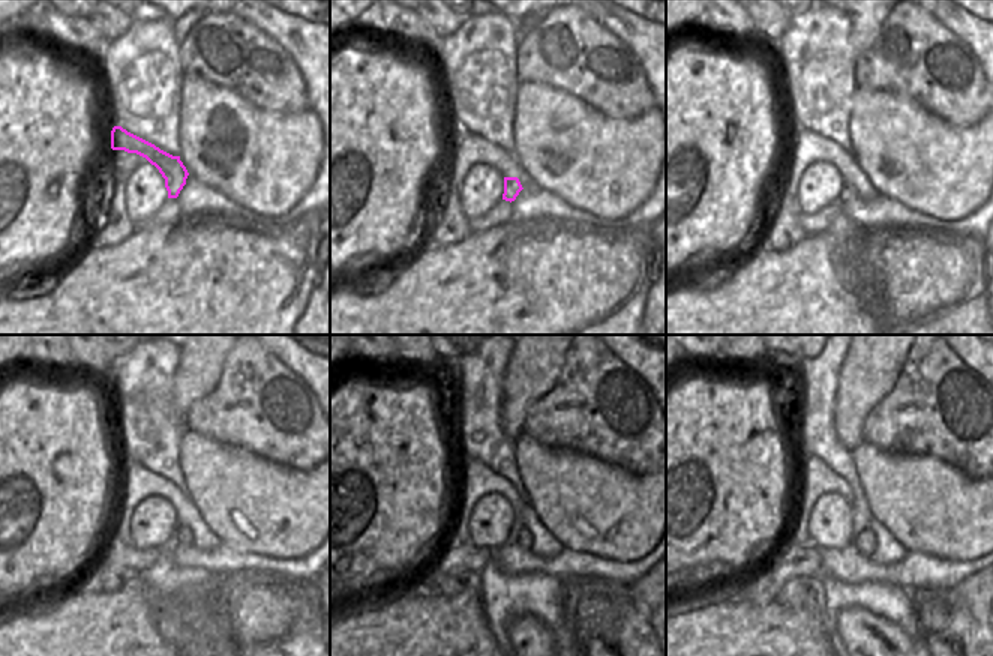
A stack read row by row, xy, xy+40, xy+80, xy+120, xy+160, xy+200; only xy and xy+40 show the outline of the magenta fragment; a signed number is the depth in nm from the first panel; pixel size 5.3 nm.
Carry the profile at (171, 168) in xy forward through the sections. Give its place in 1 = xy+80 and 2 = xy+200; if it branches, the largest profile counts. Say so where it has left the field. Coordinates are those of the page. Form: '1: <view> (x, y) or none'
1: xy+80 (848, 192)
2: xy+200 (864, 542)

